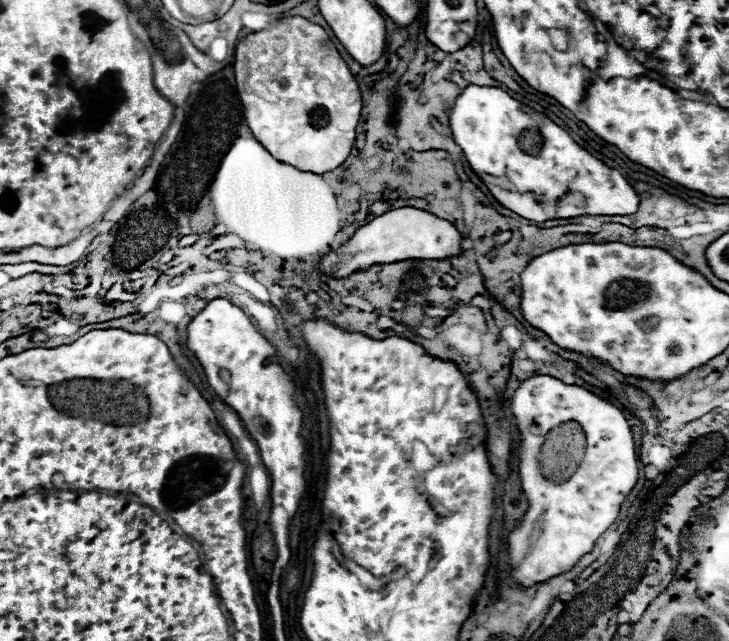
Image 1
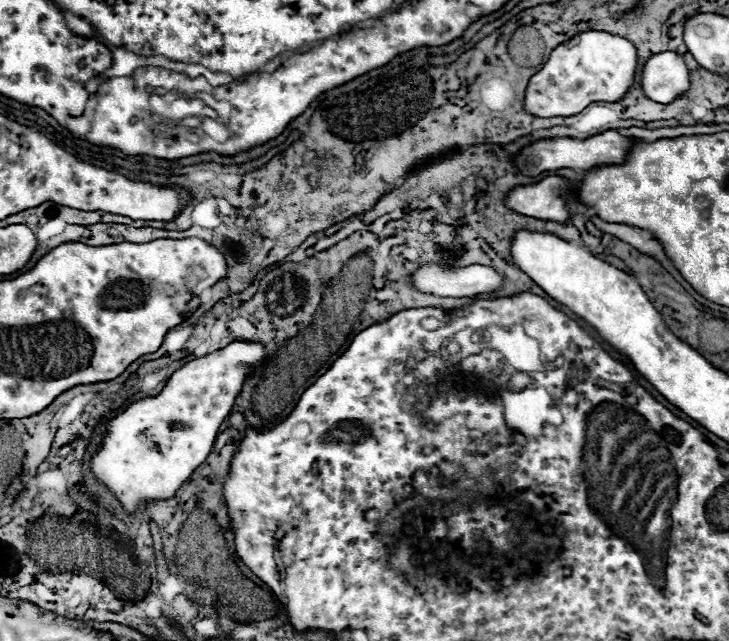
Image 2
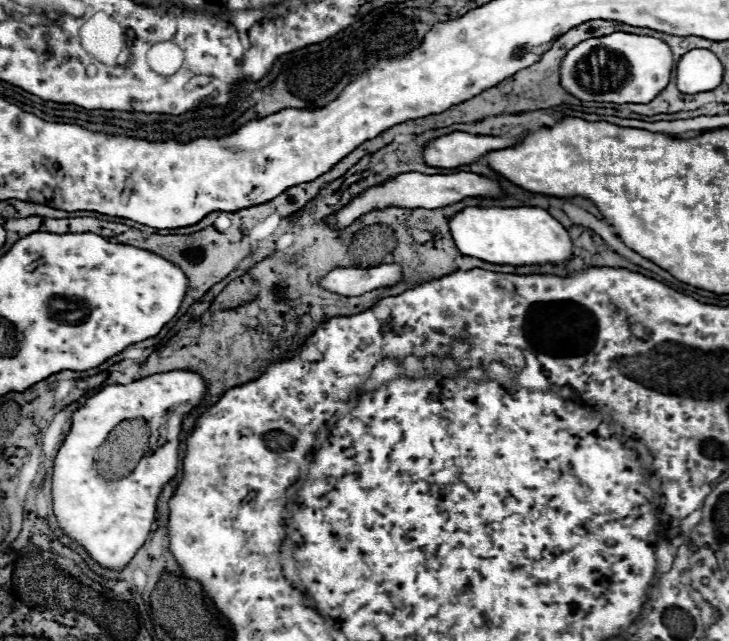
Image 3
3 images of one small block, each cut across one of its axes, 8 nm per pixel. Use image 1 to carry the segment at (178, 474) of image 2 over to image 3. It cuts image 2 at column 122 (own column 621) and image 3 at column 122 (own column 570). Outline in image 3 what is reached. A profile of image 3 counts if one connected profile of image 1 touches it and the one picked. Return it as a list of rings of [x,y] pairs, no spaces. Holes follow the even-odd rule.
[[[170,370],[162,374],[152,374],[144,380],[136,380],[130,384],[114,384],[106,386],[100,392],[96,392],[88,402],[74,412],[72,416],[72,428],[58,450],[56,462],[54,462],[54,474],[52,474],[52,498],[54,498],[54,514],[58,518],[60,528],[76,540],[80,546],[86,548],[86,552],[100,562],[106,568],[122,570],[138,552],[138,548],[146,542],[154,516],[156,516],[156,502],[160,498],[162,488],[176,476],[178,472],[178,450],[180,450],[180,426],[186,414],[190,414],[194,408],[198,408],[204,402],[206,396],[206,380],[190,370]],[[132,418],[146,418],[150,426],[150,450],[146,456],[138,462],[138,466],[132,470],[132,474],[106,480],[98,474],[94,468],[98,446],[102,446],[112,432],[116,424],[122,420]]]

